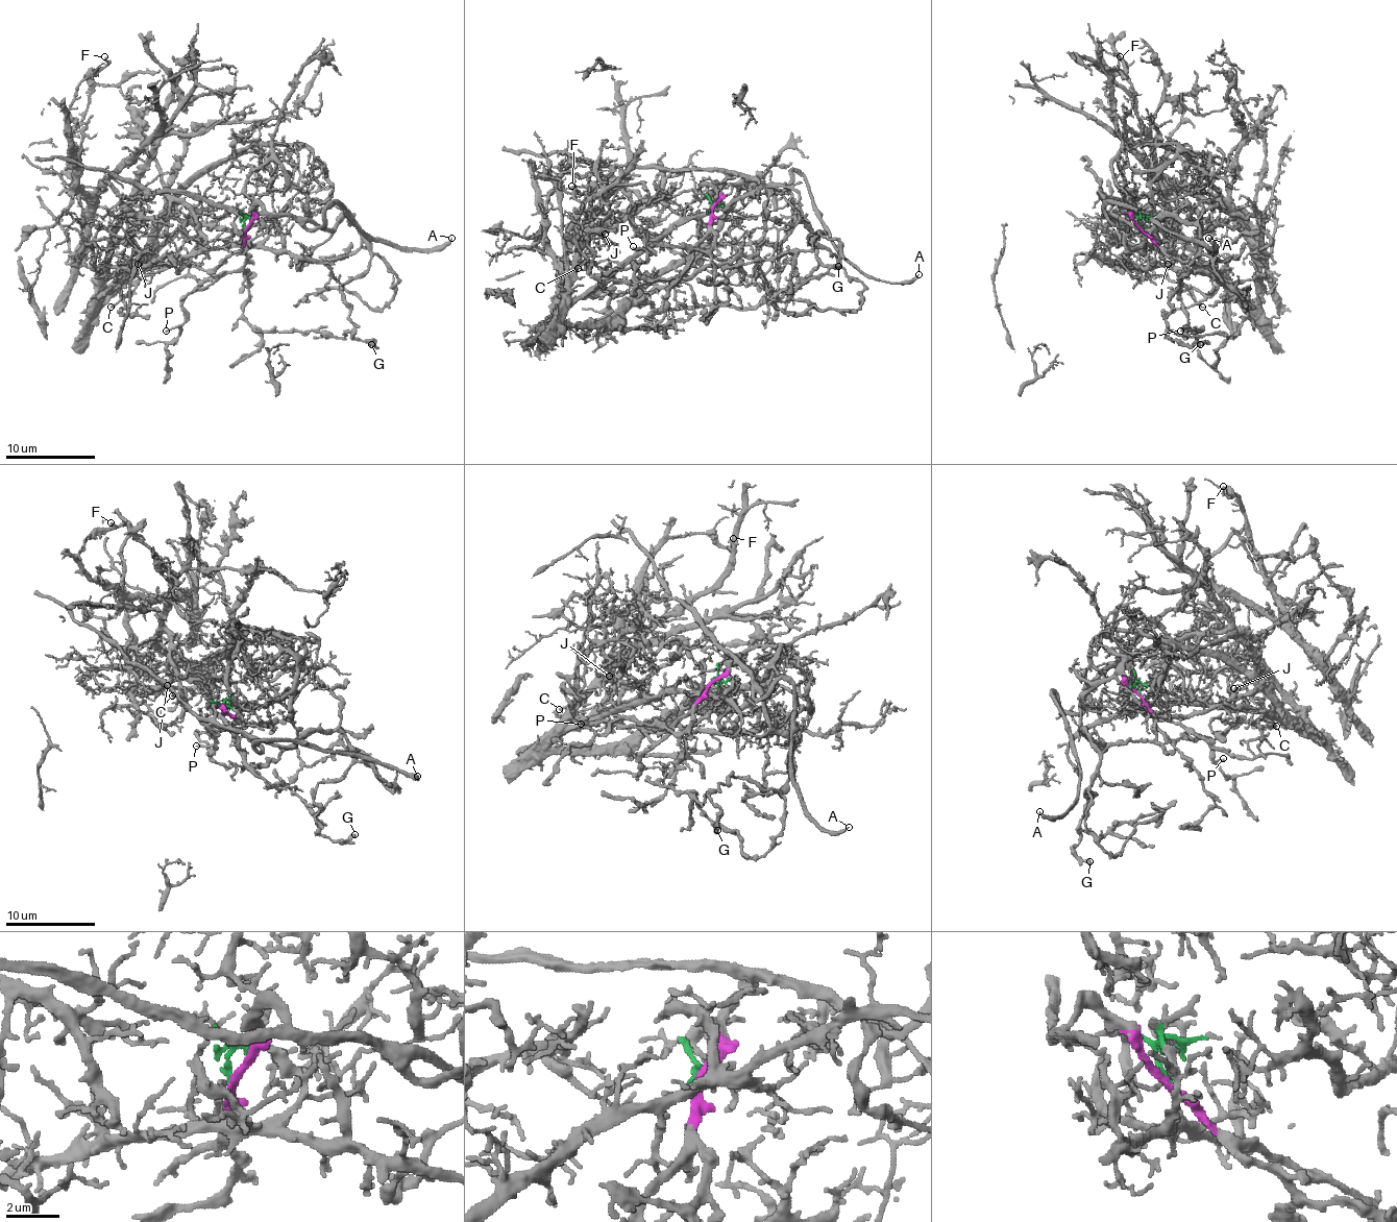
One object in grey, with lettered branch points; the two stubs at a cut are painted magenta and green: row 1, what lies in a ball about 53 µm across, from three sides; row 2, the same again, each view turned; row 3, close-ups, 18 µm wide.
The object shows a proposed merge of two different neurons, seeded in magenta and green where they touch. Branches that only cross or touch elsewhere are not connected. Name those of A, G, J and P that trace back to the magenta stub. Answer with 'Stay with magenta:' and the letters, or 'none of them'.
Stay with magenta: A, G, P

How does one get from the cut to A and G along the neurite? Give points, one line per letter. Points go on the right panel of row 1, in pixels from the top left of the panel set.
A: (1142, 228), (1114, 204), (1108, 213), (1124, 226), (1112, 222), (1106, 206), (1147, 213), (1216, 249), (1209, 238)
G: (1142, 228), (1118, 204), (1108, 213), (1198, 226), (1167, 332), (1200, 343)

